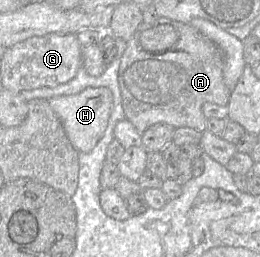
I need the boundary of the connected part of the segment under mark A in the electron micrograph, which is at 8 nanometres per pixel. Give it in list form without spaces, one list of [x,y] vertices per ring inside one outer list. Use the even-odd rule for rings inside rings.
[[[166,17],[151,23],[142,22],[126,42],[118,72],[125,119],[140,133],[155,124],[188,127],[203,133],[207,130],[207,118],[202,106],[205,103],[227,106],[230,99],[231,90],[224,83],[223,67],[224,58],[220,48],[190,24]]]

